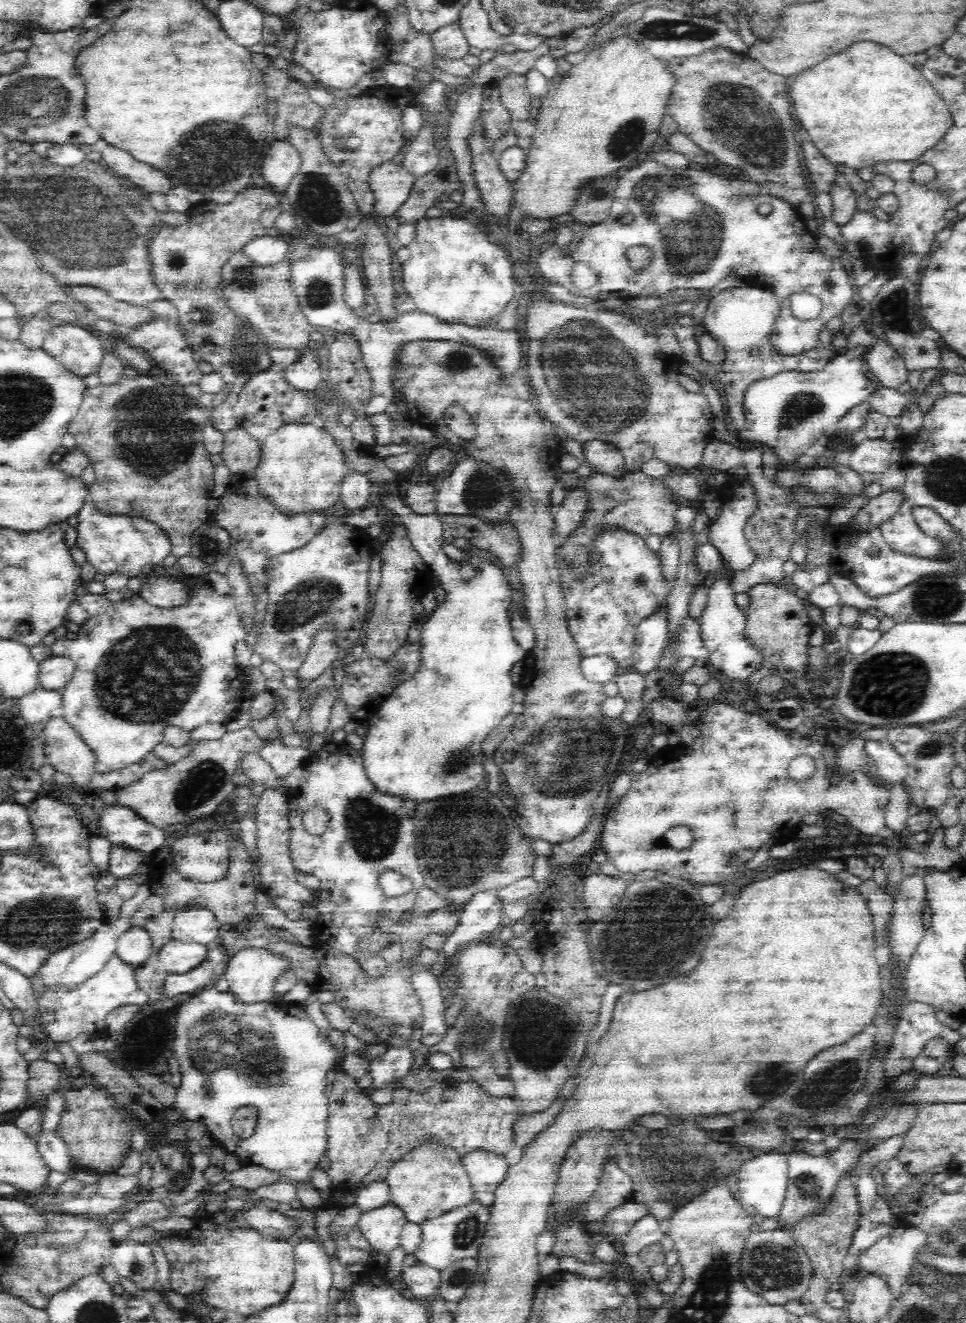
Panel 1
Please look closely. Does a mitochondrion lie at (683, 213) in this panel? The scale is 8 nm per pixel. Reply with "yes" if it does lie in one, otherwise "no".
yes

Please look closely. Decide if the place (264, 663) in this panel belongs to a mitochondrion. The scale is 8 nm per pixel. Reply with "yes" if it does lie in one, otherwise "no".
no

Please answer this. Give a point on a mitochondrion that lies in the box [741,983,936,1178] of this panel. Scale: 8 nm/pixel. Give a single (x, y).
(763, 1083)

